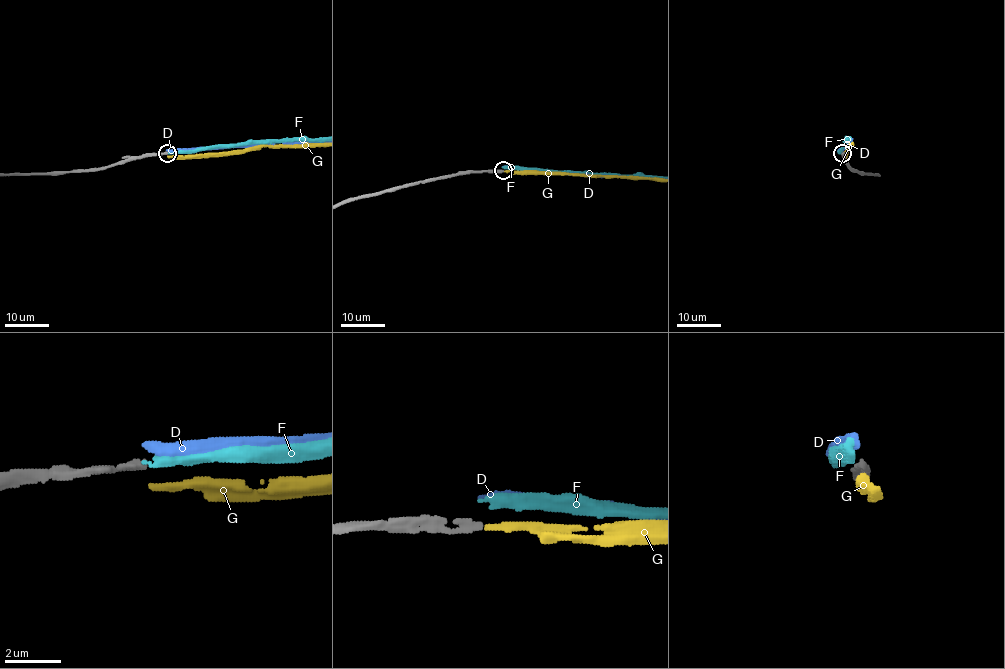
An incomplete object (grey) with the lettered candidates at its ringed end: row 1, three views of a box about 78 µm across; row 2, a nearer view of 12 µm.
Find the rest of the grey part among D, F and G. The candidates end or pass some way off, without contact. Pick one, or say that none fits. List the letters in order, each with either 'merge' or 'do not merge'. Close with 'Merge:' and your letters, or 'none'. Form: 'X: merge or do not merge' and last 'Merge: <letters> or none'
D: do not merge
F: do not merge
G: do not merge
Merge: none

